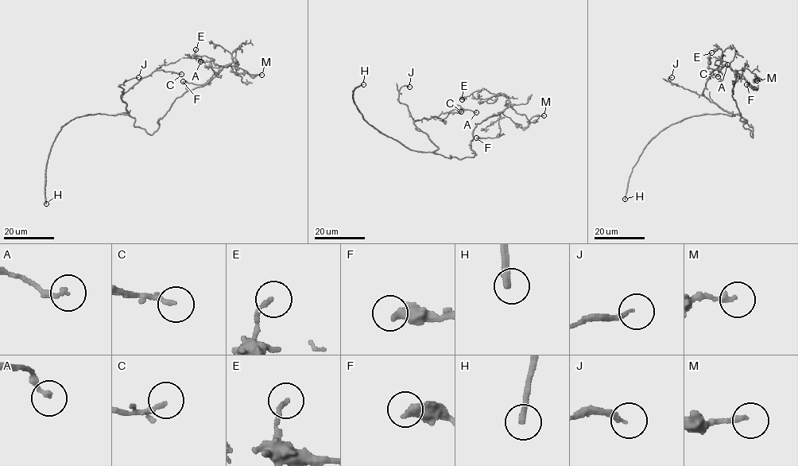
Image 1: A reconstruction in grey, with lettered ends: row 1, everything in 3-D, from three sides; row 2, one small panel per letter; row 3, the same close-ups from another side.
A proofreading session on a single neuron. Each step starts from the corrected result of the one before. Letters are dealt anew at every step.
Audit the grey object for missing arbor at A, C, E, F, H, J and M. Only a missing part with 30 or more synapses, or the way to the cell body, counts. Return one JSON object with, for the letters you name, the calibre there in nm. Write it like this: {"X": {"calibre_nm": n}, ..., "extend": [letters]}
{"H": {"calibre_nm": 240}, "extend": ["H"]}

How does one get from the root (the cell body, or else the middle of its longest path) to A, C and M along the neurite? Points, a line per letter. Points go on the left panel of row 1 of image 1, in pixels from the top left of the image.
A: (134, 125), (135, 118), (123, 114), (129, 114), (122, 95), (163, 64), (184, 57), (200, 61)
C: (134, 125), (135, 118), (123, 114), (129, 114), (122, 95), (156, 70), (181, 74)
M: (134, 125), (152, 134), (174, 100), (204, 85), (226, 64), (230, 64), (236, 73), (261, 75)

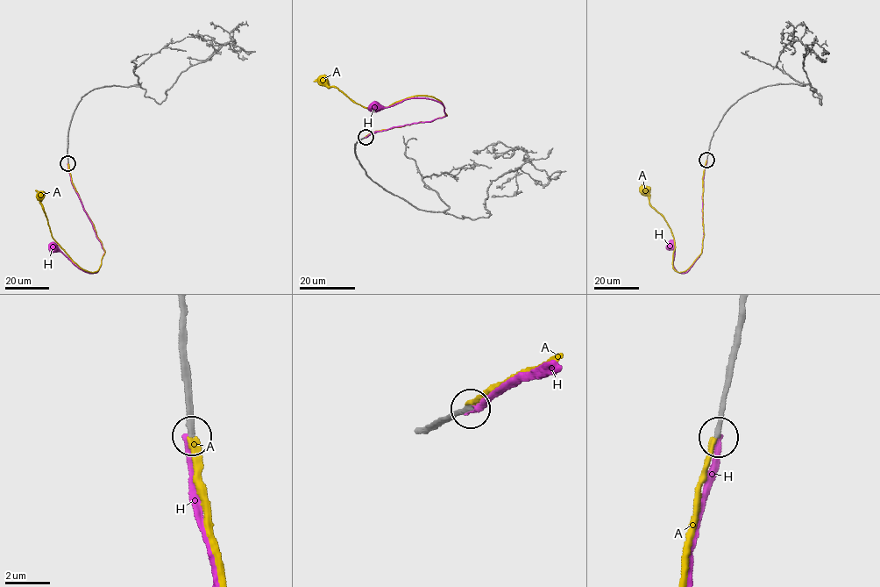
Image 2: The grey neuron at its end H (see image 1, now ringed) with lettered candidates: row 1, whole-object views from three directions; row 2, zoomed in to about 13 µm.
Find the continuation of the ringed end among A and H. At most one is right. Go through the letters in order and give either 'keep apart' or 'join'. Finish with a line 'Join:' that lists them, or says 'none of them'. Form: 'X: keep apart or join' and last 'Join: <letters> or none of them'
A: keep apart
H: keep apart
Join: none of them

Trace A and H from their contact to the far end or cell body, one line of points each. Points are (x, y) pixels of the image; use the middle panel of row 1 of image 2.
A: (366, 137), (447, 115), (440, 101), (424, 96), (368, 109), (324, 81)
H: (365, 137), (393, 126), (430, 122), (446, 116), (442, 103), (422, 98), (408, 98), (386, 107), (374, 109)

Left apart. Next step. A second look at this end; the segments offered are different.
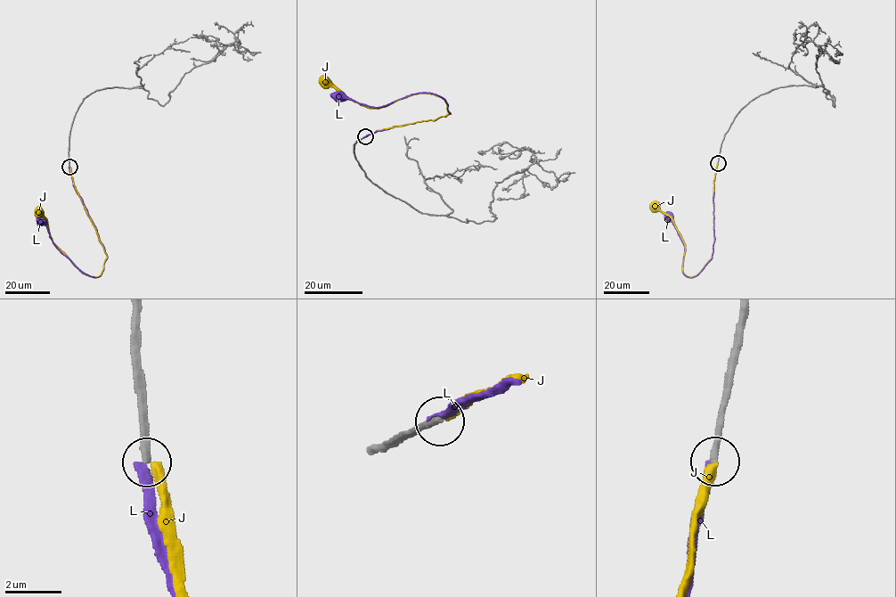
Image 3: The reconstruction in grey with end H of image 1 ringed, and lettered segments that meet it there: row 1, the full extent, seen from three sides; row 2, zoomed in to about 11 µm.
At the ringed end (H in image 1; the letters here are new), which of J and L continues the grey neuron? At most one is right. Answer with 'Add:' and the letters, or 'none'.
Add: none

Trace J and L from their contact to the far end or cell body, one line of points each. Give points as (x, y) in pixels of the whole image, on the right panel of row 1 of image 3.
J: (718, 163), (713, 184), (711, 258), (692, 277), (682, 269), (685, 249), (673, 220), (655, 206)
L: (717, 163), (712, 198), (714, 240), (712, 258), (693, 277), (683, 273), (684, 246), (669, 216)

